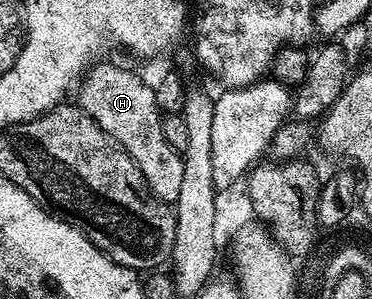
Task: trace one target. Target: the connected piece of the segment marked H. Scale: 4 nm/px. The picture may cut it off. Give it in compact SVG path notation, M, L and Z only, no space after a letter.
M108 62L99 66L97 65L91 71L92 82L83 83L85 86L78 99L79 105L86 112L86 116L90 116L94 124L98 124L98 128L102 128L102 132L106 132L106 136L115 140L128 153L130 160L134 160L134 164L140 169L144 179L148 181L152 195L163 202L176 203L182 188L184 155L173 148L170 140L166 140L166 136L162 136L162 111L156 99L155 85L151 81L148 83L146 79L139 78L134 71L127 70L124 66L111 66Z

